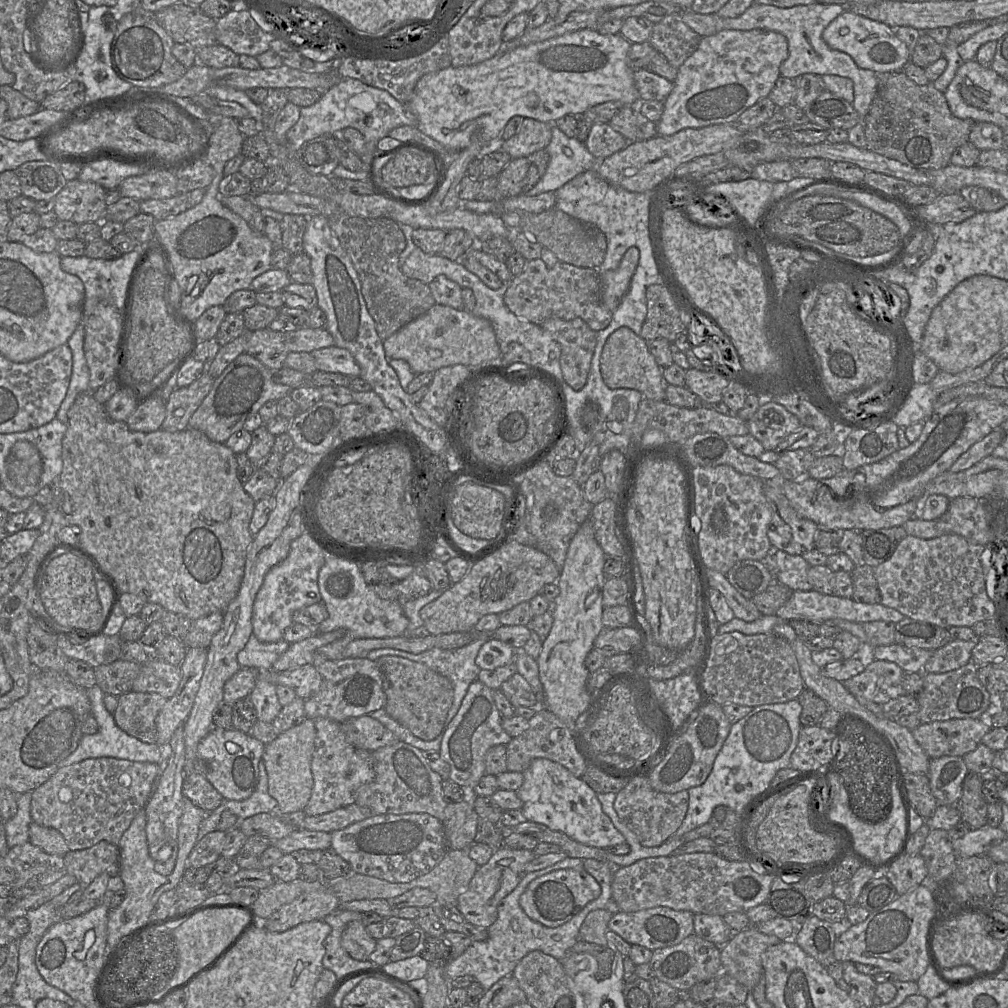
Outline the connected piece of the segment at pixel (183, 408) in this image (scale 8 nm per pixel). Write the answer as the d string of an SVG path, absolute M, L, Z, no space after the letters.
M204 372L186 387L176 388L166 403L166 417L161 429L168 432L182 431L202 401L208 395L215 379Z

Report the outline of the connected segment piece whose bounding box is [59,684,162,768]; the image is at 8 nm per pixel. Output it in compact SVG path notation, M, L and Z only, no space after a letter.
M95 684L87 689L87 695L91 704L91 714L97 721L99 729L95 734L83 735L78 747L59 763L59 768L81 762L85 759L101 757L112 757L135 762L160 763L162 746L159 746L157 743L142 742L122 731L116 725L113 714L106 710L103 704L105 693L98 685Z

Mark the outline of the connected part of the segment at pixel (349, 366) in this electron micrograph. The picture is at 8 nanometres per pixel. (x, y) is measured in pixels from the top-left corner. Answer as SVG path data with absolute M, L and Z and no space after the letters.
M331 346L314 350L311 355L317 371L341 373L349 377L360 375L360 367L347 349Z

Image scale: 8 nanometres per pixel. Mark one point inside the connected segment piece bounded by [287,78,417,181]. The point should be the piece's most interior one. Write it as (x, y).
(374, 112)

